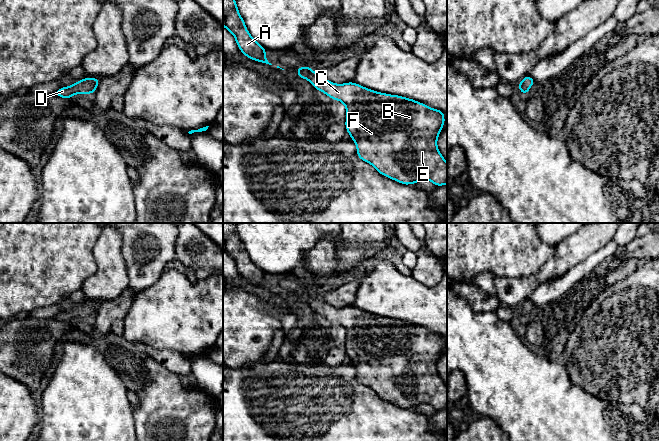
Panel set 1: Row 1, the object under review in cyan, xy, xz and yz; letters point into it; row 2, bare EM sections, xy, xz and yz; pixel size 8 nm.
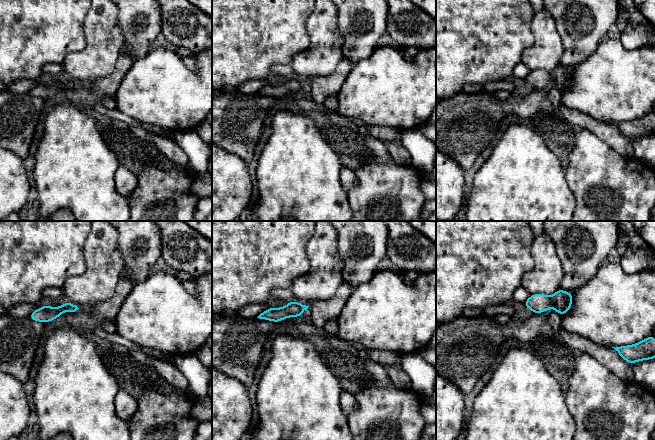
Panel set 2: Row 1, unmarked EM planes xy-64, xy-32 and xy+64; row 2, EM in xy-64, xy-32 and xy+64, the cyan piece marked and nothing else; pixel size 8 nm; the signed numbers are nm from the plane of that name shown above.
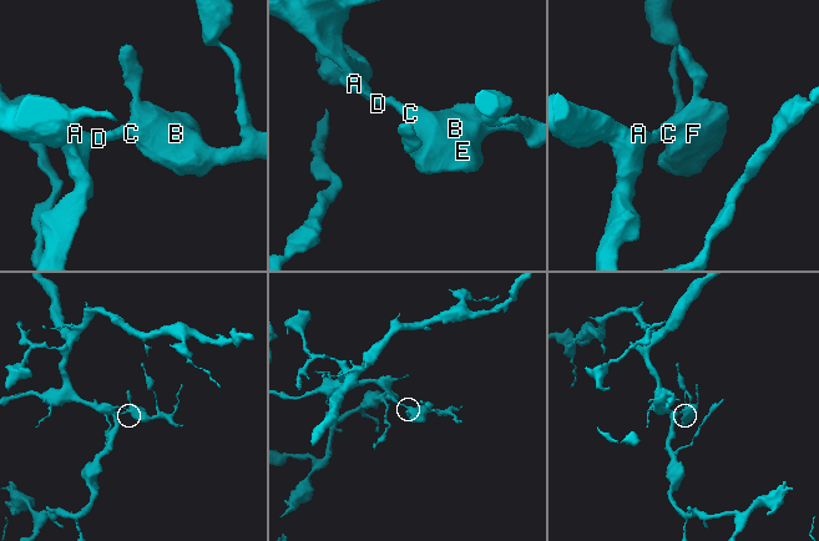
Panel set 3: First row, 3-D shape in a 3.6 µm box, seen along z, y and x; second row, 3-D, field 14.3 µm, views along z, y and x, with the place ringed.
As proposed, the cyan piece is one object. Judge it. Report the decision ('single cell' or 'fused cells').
single cell

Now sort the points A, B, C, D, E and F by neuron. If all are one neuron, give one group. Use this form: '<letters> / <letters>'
A B C D E F

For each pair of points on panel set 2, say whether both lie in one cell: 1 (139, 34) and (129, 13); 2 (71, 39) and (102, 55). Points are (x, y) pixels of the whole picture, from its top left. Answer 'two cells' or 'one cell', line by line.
1: one cell
2: two cells

